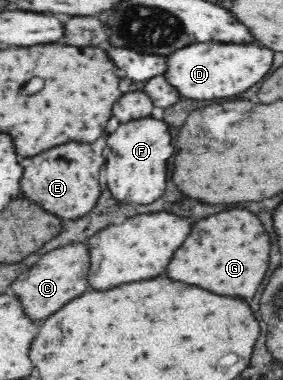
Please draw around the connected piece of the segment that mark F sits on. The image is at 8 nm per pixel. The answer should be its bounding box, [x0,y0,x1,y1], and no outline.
[106,118,174,204]

